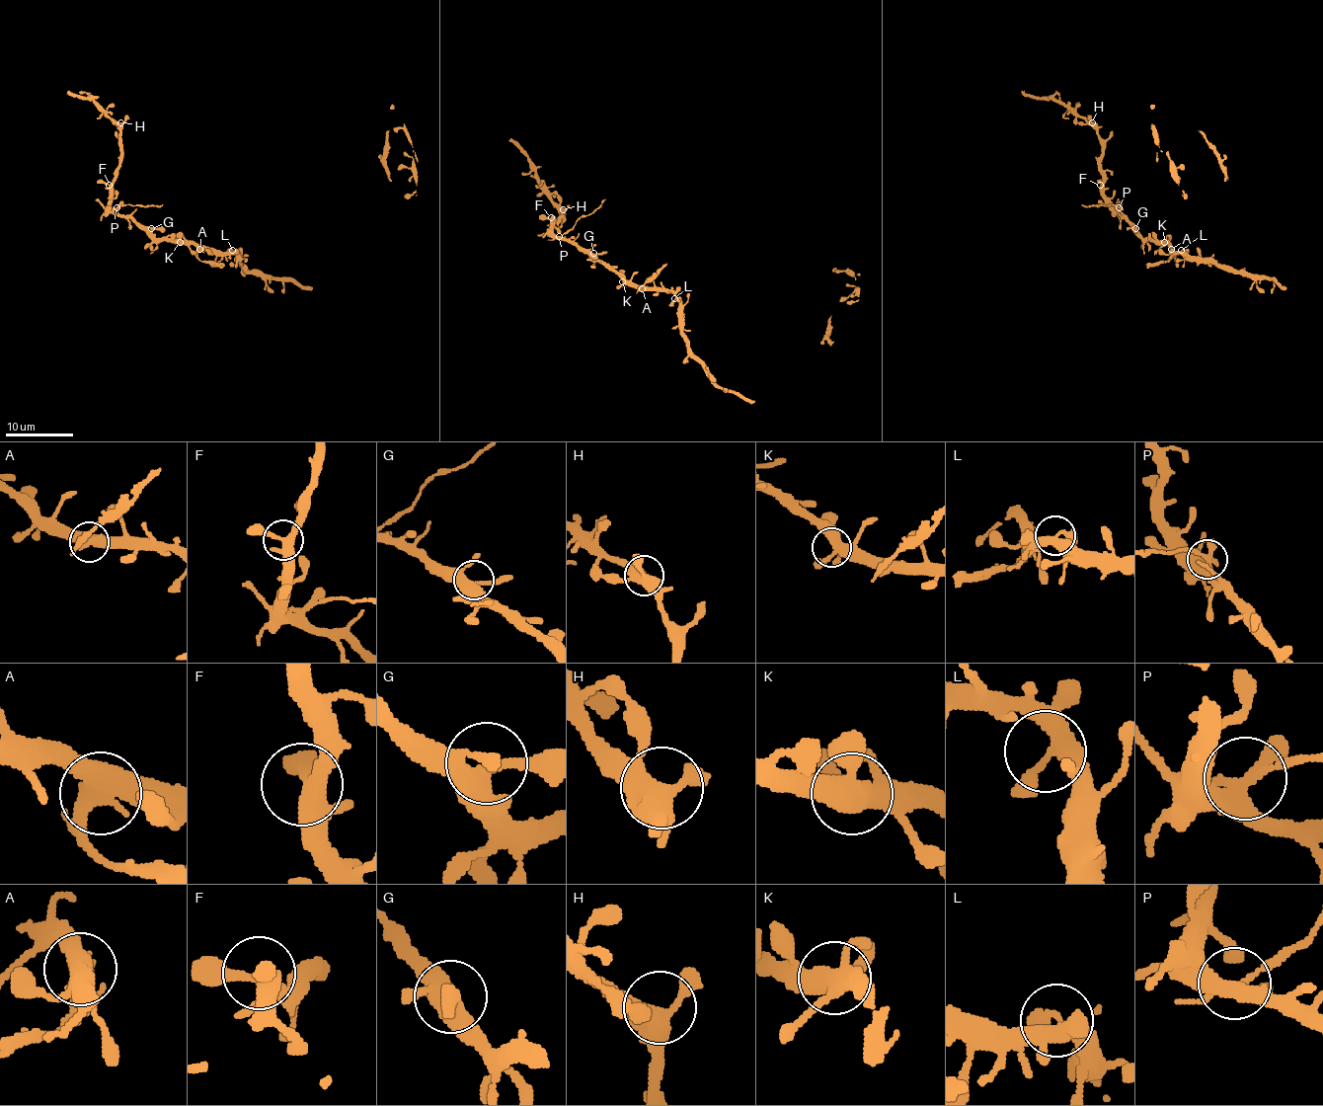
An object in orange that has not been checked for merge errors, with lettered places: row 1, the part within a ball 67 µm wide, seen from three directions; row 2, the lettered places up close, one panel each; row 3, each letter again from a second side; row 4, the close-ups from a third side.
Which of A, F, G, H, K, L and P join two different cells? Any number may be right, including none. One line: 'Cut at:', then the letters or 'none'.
Cut at: A, P

